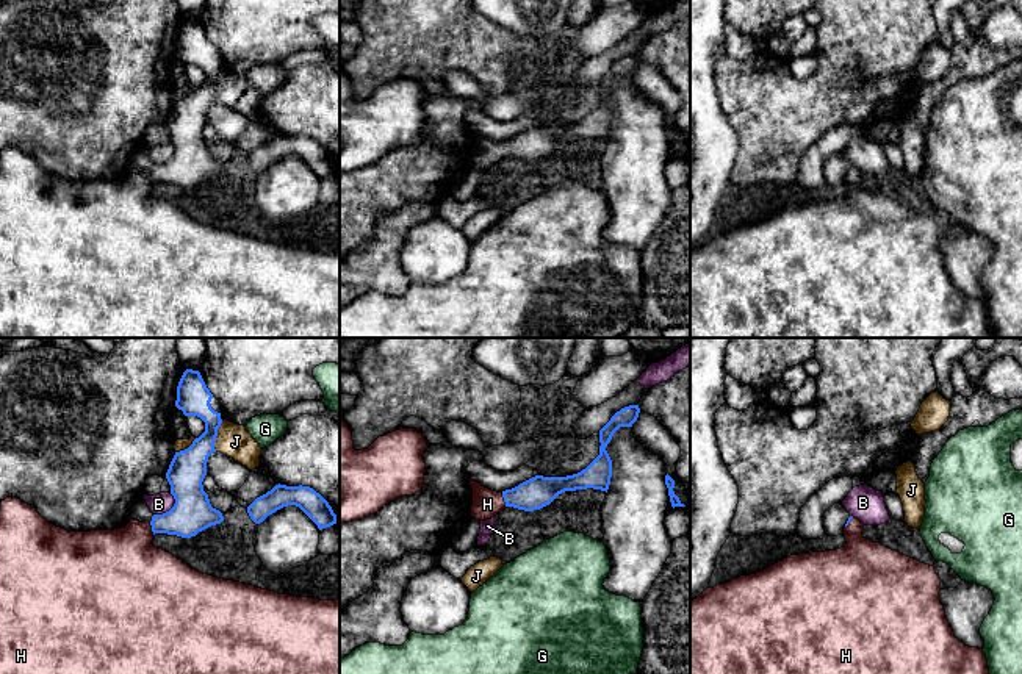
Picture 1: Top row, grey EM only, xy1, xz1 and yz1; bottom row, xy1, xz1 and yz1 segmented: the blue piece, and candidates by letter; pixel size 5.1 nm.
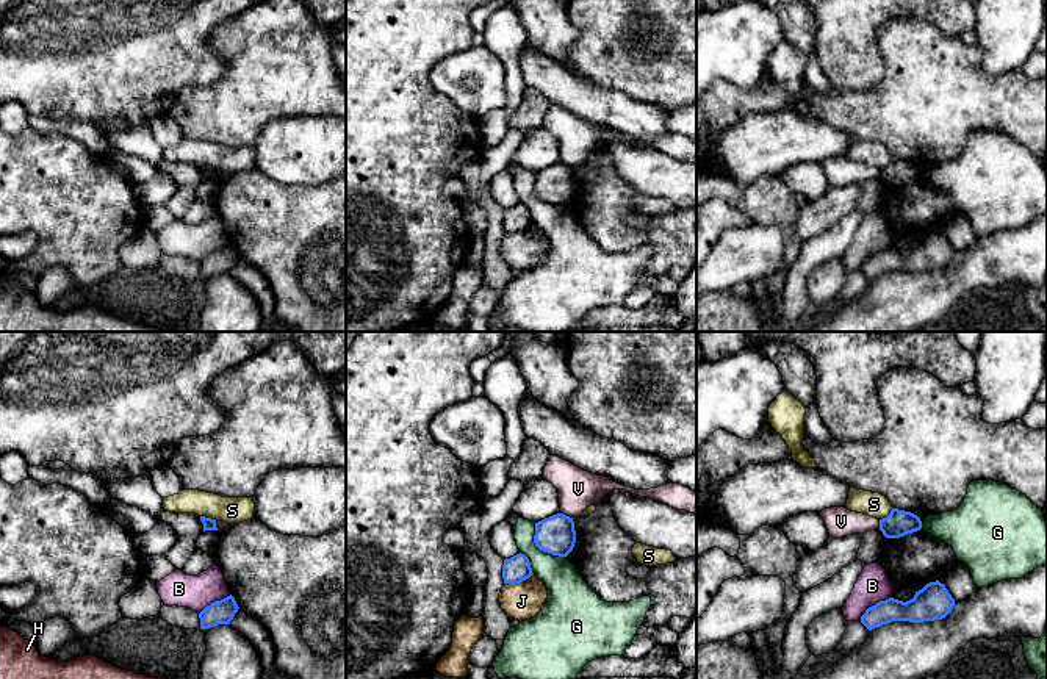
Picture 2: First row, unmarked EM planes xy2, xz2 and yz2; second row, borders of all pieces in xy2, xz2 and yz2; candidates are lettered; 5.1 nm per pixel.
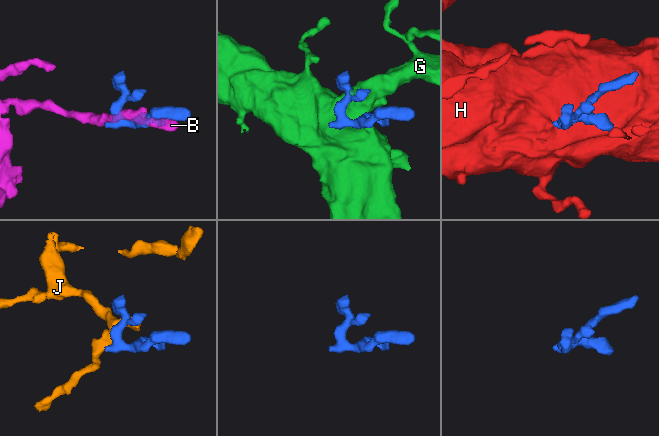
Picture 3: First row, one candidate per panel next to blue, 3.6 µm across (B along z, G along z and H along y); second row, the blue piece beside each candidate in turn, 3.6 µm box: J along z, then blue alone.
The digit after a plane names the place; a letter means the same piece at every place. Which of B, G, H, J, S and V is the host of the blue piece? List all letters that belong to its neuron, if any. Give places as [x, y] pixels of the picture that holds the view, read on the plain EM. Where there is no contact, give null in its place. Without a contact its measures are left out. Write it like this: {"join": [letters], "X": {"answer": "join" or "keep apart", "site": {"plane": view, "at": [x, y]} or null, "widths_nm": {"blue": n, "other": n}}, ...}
{"join": ["H"], "B": {"answer": "keep apart", "site": {"plane": "yz2", "at": [875, 254]}, "widths_nm": {"blue": 150, "other": 170}}, "G": {"answer": "keep apart", "site": {"plane": "xz2", "at": [540, 199]}, "widths_nm": {"blue": 200, "other": 200}}, "H": {"answer": "join", "site": {"plane": "xz1", "at": [504, 149]}, "widths_nm": {"blue": 160, "other": 150}}, "J": {"answer": "keep apart", "site": {"plane": "xy1", "at": [216, 85]}, "widths_nm": {"blue": 190, "other": 170}}, "S": {"answer": "keep apart", "site": {"plane": "xy2", "at": [208, 168]}, "widths_nm": {"blue": 60, "other": 140}}, "V": {"answer": "keep apart", "site": {"plane": "xz2", "at": [565, 165]}, "widths_nm": {"blue": 200, "other": 200}}}

